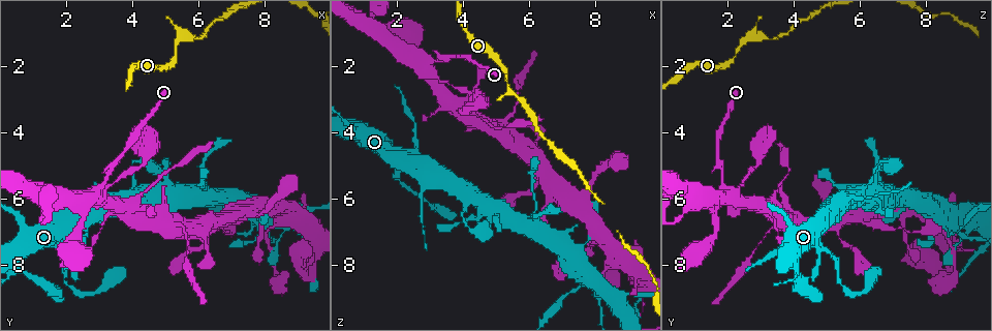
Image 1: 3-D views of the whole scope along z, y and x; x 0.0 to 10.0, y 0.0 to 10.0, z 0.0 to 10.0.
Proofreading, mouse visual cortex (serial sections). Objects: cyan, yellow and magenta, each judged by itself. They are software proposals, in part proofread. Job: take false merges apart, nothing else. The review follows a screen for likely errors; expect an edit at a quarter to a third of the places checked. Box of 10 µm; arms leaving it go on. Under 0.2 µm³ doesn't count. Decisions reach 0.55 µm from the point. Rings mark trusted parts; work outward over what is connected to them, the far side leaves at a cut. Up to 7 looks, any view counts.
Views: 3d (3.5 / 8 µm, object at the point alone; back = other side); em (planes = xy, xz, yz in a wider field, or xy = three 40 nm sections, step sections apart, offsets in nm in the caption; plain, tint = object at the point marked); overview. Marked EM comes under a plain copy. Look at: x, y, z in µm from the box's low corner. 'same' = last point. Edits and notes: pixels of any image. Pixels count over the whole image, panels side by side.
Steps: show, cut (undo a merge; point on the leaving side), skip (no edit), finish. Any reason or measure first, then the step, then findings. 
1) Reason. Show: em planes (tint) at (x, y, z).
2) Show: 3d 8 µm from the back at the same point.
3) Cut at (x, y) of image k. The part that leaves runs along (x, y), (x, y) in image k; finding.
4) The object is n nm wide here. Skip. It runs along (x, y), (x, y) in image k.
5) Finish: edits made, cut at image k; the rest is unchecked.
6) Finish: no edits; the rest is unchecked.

Show: 3d 3.5 µm from the back at (2.95, 5.80, 1.95).

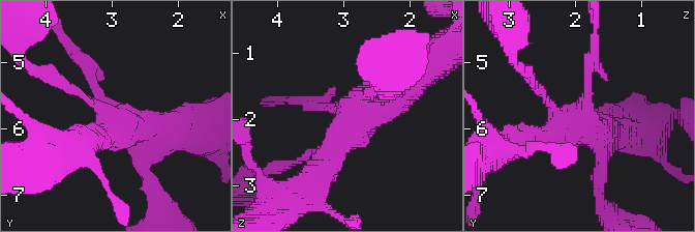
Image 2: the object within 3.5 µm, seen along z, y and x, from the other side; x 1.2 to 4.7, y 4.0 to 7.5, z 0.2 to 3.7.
Show: em xy step 2 (tint) at (2.90, 5.85, 1.95).

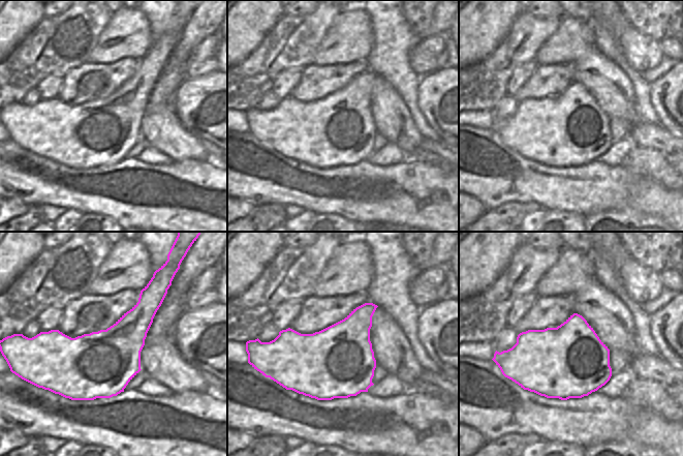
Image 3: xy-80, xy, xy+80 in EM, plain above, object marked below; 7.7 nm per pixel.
The object is 550 nm wide here. Skip. It runs along (593, 63), (577, 121), (523, 137) in image 2; one cell here.

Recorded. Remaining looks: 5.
Arms part here. Show: 3d 8 µm at (1.40, 6.30, 0.75).

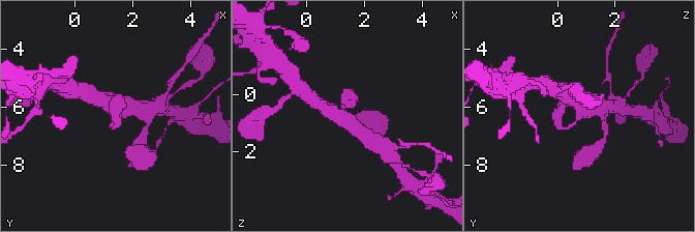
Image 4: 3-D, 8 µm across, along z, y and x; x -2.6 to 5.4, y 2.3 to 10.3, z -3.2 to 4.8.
Show: em xy step 3 (tint) at the same point.

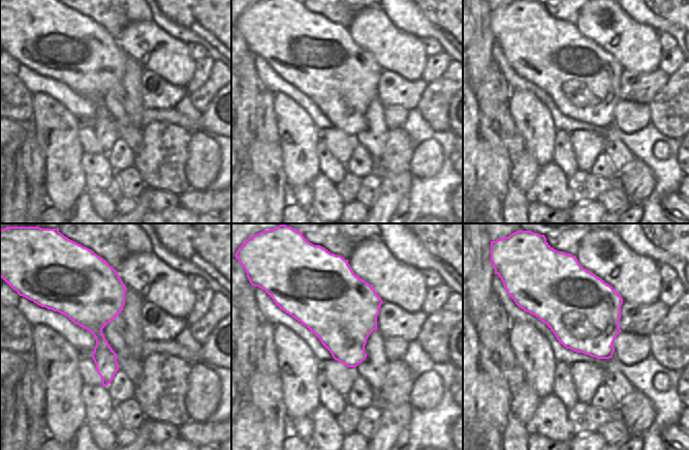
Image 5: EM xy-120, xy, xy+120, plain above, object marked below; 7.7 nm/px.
Skip. It runs along (372, 141), (342, 116), (325, 109) in image 4; all the same cell.

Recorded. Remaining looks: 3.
Thin neck. Show: 3d 3.5 µm at (5.30, 1.30, 2.50).

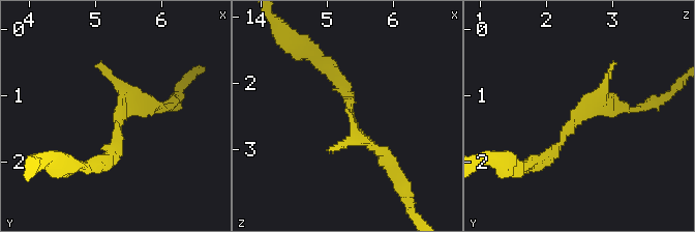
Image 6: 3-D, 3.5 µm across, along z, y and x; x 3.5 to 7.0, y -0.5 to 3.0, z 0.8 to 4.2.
Show: em xy step 2 (tint) at (5.30, 1.25, 2.45).

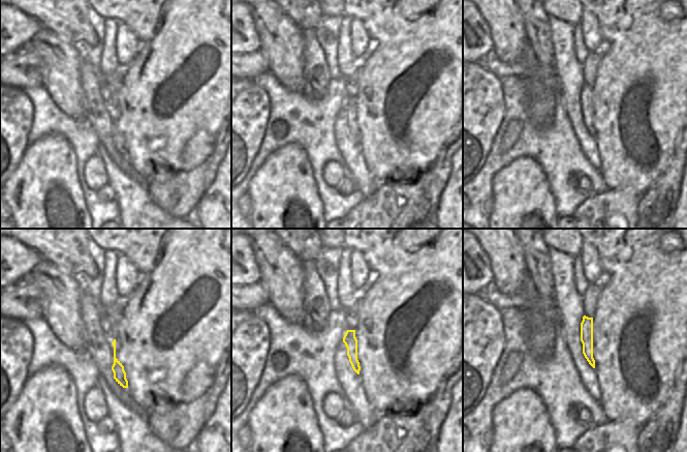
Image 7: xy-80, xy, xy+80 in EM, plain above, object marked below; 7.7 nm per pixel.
Skip. It runs along (590, 320), (587, 351), (592, 362) in image 7; all the same cell.

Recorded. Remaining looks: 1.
Finish: no edits; the rest is unchecked.

